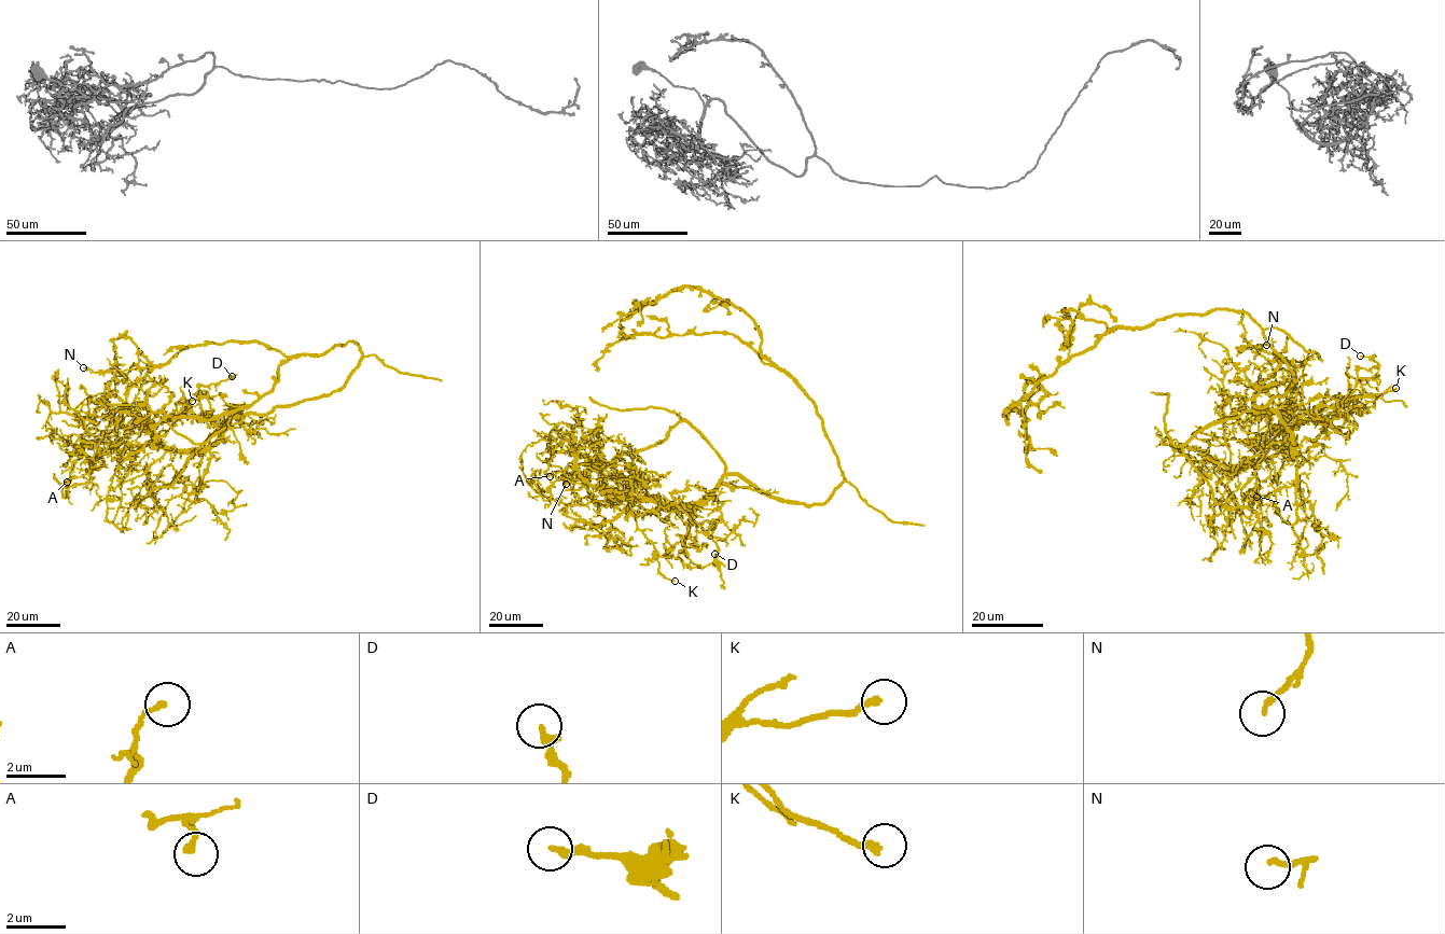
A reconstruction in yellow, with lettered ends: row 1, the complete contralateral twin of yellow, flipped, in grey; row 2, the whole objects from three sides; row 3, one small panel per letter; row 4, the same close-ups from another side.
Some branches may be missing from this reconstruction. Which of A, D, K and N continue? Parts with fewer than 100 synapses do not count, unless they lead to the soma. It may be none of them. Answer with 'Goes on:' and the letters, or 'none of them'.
Goes on: none of them

